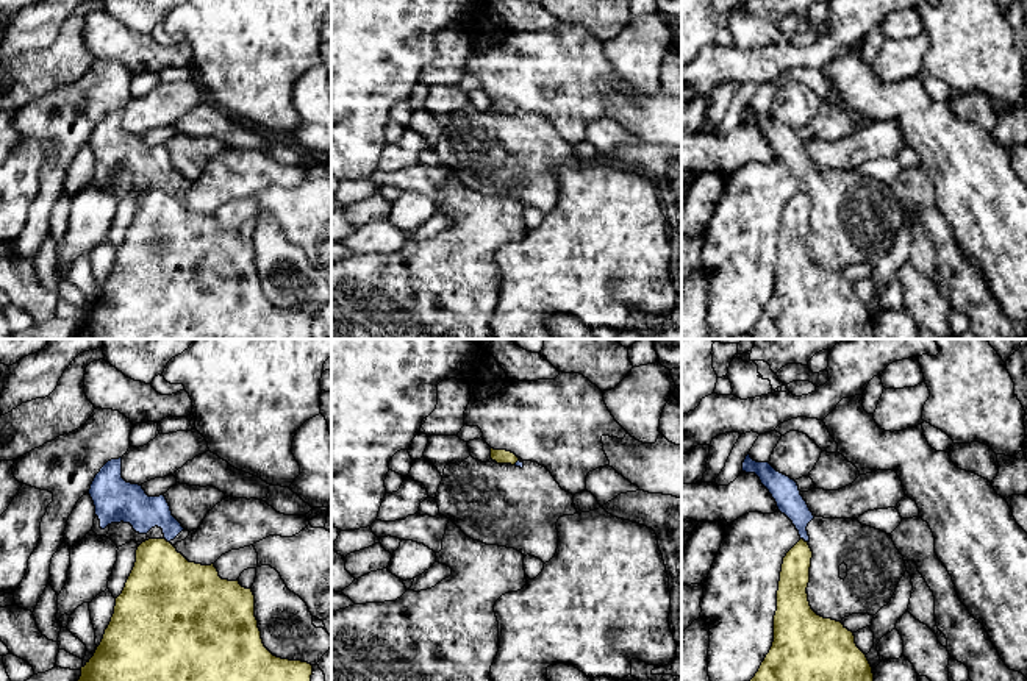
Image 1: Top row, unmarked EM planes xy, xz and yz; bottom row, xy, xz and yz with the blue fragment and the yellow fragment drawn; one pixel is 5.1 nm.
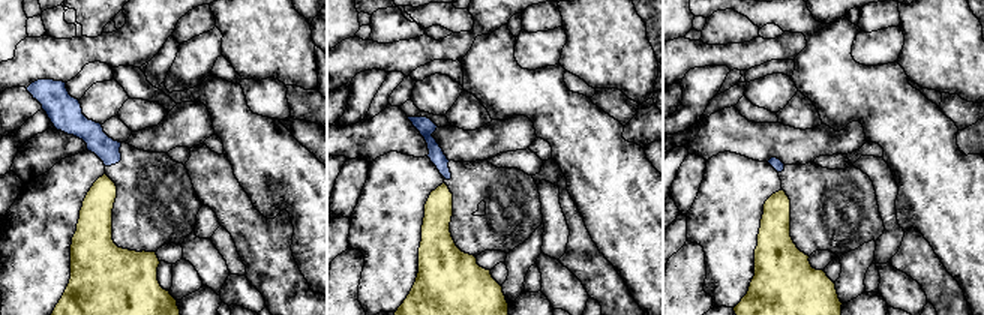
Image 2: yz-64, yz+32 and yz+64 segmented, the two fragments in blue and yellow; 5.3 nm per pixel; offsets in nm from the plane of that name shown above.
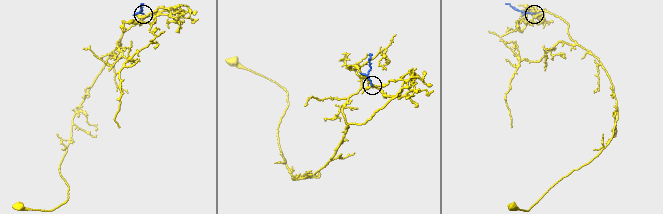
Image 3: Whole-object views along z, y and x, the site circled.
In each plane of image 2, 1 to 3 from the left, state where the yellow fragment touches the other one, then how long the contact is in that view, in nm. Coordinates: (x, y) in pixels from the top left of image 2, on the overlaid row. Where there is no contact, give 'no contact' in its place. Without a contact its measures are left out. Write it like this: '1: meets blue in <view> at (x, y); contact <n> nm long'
1: no contact
2: no contact
3: no contact

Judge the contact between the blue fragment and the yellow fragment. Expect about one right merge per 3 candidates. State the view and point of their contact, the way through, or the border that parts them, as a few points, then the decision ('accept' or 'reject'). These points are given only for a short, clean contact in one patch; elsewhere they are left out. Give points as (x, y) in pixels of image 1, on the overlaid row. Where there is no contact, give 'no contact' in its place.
meets blue in yz at (804, 539); border along yz (801, 538), (807, 542); reject

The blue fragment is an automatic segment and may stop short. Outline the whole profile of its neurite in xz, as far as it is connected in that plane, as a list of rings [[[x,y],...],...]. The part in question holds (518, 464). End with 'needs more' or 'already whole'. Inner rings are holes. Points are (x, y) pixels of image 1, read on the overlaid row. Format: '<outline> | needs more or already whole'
[[[469,456],[460,465],[449,464],[435,500],[439,514],[450,519],[467,537],[486,545],[514,548],[544,564],[558,548],[558,519],[578,514],[574,495],[563,490],[546,467],[522,459],[511,465],[492,459],[481,462]]] | needs more

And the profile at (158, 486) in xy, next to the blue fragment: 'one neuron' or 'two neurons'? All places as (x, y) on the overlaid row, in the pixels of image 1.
two neurons

